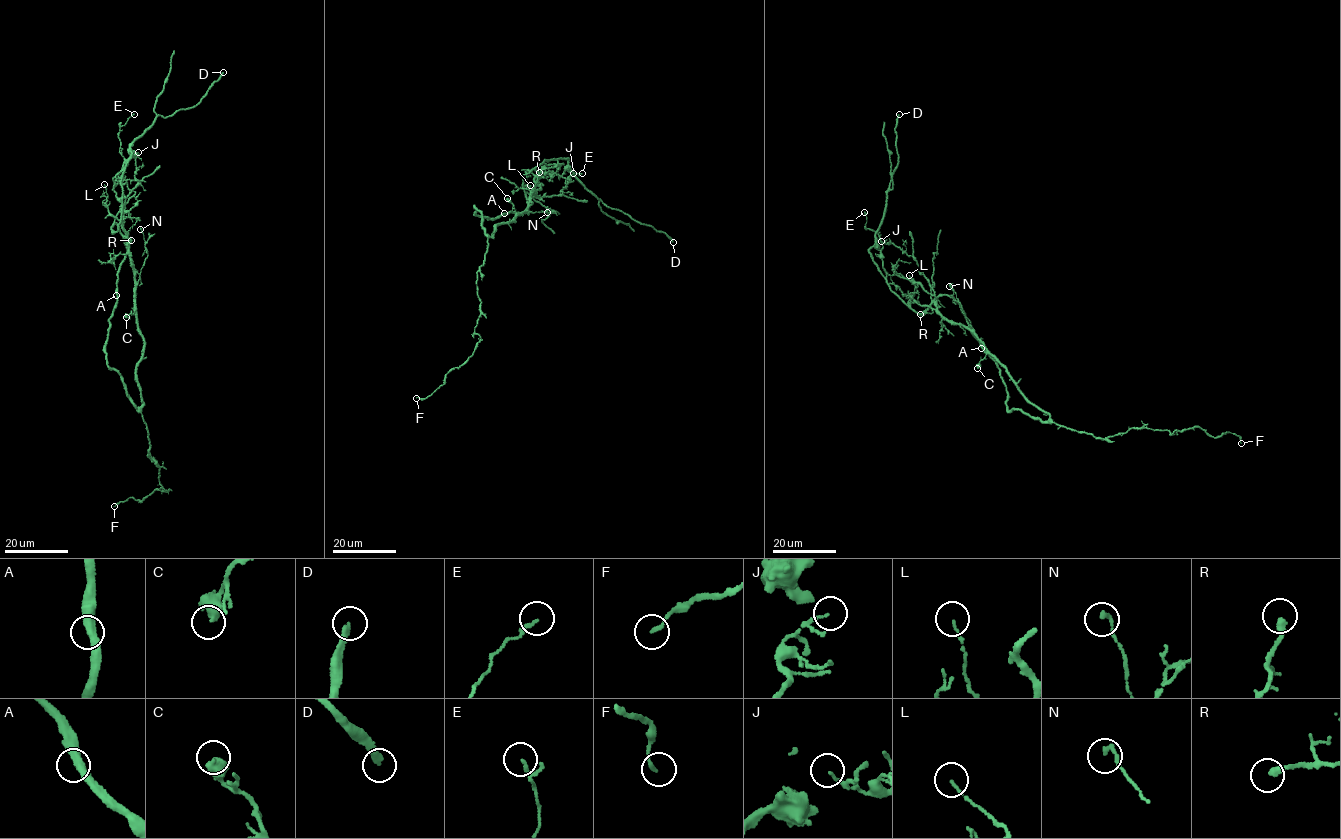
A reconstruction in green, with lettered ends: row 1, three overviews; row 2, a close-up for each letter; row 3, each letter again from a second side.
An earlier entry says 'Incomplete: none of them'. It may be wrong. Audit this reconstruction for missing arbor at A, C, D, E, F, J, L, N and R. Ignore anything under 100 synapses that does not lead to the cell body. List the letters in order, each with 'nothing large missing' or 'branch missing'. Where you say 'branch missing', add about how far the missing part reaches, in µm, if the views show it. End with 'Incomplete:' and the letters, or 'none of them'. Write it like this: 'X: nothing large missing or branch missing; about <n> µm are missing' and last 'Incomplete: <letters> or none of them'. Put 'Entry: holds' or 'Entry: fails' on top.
Entry: fails
A: nothing large missing
C: nothing large missing
D: branch missing; about 60 µm are missing
E: nothing large missing
F: nothing large missing
J: nothing large missing
L: nothing large missing
N: nothing large missing
R: nothing large missing
Incomplete: D

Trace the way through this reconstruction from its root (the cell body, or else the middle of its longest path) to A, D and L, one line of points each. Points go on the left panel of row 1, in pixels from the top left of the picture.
A: (137, 314), (144, 348), (136, 369), (142, 403), (138, 407), (107, 364), (105, 345), (116, 295)
D: (137, 314), (134, 275), (120, 220), (121, 179), (130, 144), (156, 117), (195, 105), (223, 72)
L: (137, 314), (134, 275), (126, 235), (122, 223), (106, 206), (104, 184)

